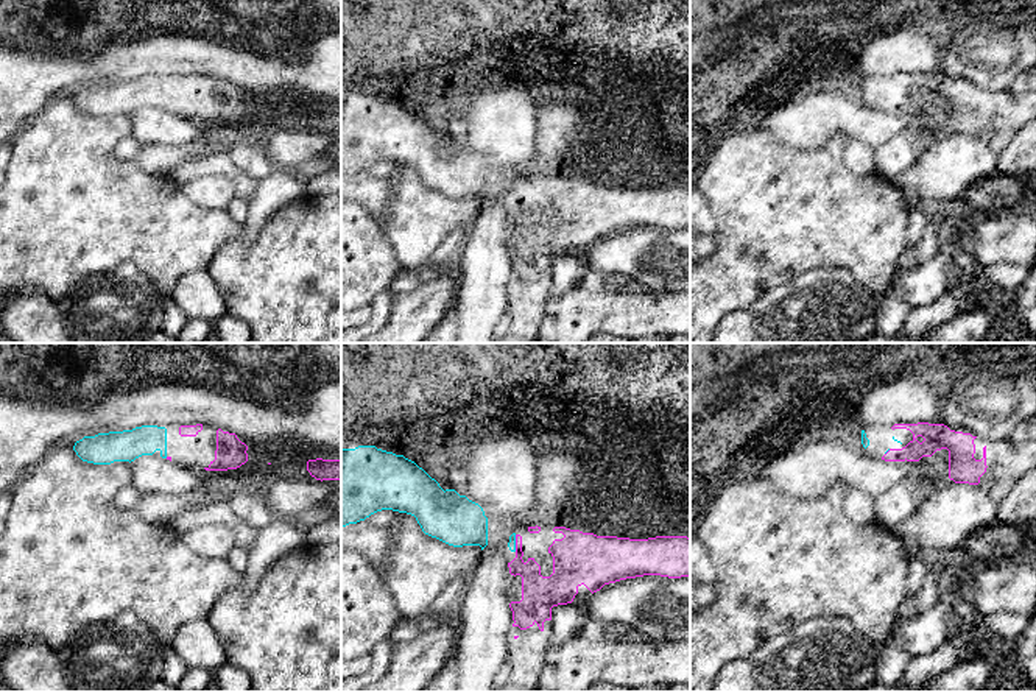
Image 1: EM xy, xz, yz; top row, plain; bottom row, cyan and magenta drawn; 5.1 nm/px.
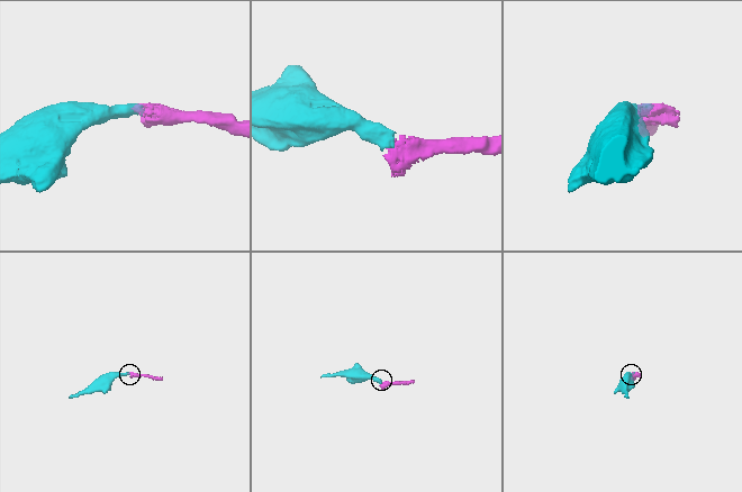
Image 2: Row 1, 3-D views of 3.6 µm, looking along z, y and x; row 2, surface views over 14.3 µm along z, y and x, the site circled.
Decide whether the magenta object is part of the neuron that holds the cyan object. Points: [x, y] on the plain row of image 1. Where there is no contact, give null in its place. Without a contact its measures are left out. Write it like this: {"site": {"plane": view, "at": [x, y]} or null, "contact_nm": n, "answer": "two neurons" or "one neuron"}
{"site": {"plane": "xz", "at": [514, 194]}, "contact_nm": 90, "answer": "one neuron"}

